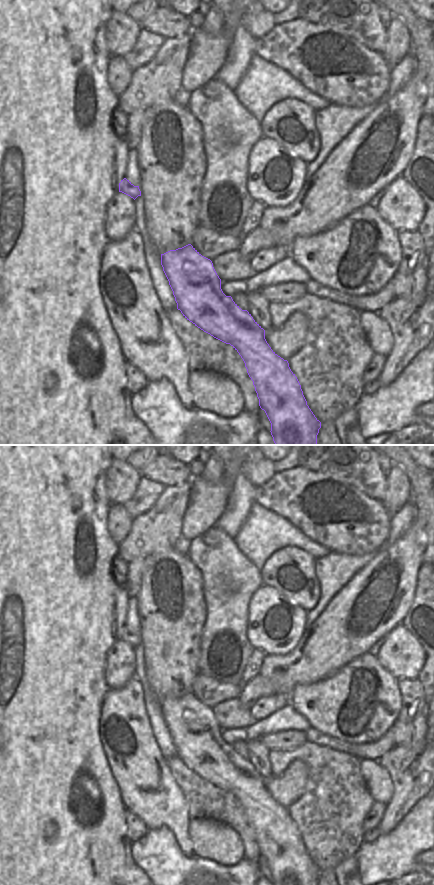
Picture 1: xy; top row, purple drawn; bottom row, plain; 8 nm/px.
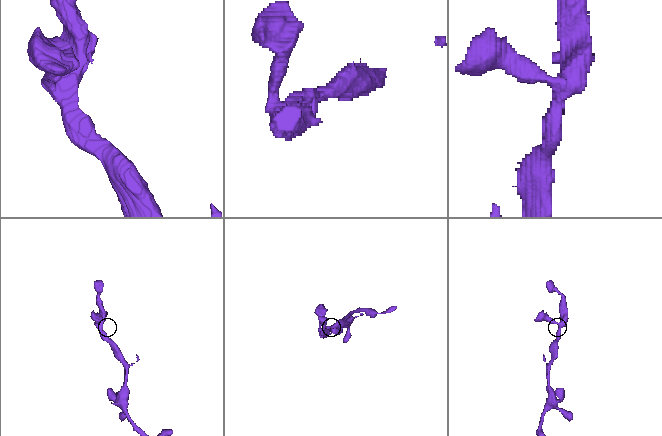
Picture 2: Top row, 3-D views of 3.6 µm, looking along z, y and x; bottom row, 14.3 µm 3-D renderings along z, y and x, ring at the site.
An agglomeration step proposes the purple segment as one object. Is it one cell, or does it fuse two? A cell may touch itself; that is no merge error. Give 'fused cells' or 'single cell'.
single cell

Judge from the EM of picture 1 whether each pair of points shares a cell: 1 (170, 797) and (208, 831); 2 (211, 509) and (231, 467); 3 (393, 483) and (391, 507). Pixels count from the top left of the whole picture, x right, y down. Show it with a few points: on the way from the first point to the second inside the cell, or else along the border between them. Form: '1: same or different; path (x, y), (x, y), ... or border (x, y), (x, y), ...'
1: different; border (190, 818), (189, 838), (191, 842)
2: same; path (211, 499), (223, 487), (228, 477)
3: same; path (393, 489), (392, 501)

